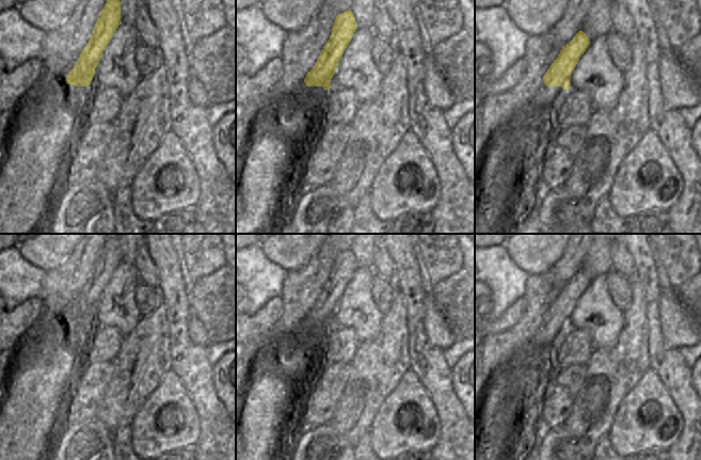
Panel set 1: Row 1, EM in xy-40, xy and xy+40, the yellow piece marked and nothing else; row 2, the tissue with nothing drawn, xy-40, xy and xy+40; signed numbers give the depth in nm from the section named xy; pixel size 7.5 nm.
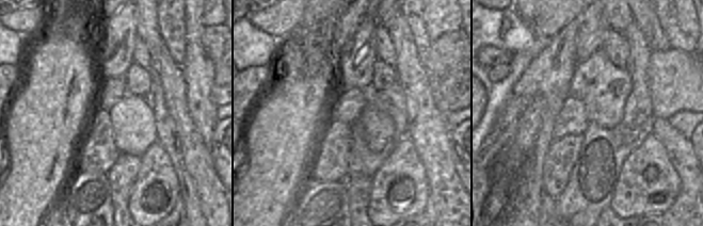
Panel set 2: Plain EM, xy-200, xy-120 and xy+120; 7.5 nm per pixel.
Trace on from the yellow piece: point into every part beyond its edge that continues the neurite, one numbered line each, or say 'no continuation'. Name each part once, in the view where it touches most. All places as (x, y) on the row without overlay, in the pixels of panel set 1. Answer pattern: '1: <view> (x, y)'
1: xy (307, 335)

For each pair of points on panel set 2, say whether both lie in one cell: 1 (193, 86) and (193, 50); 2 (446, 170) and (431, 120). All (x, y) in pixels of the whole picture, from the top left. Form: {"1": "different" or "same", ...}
{"1": "same", "2": "same"}

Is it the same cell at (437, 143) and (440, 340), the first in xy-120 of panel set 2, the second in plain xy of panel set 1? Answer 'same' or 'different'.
different

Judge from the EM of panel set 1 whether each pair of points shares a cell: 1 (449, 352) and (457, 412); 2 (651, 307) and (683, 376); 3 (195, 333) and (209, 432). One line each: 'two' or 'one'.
1: two
2: one
3: two

